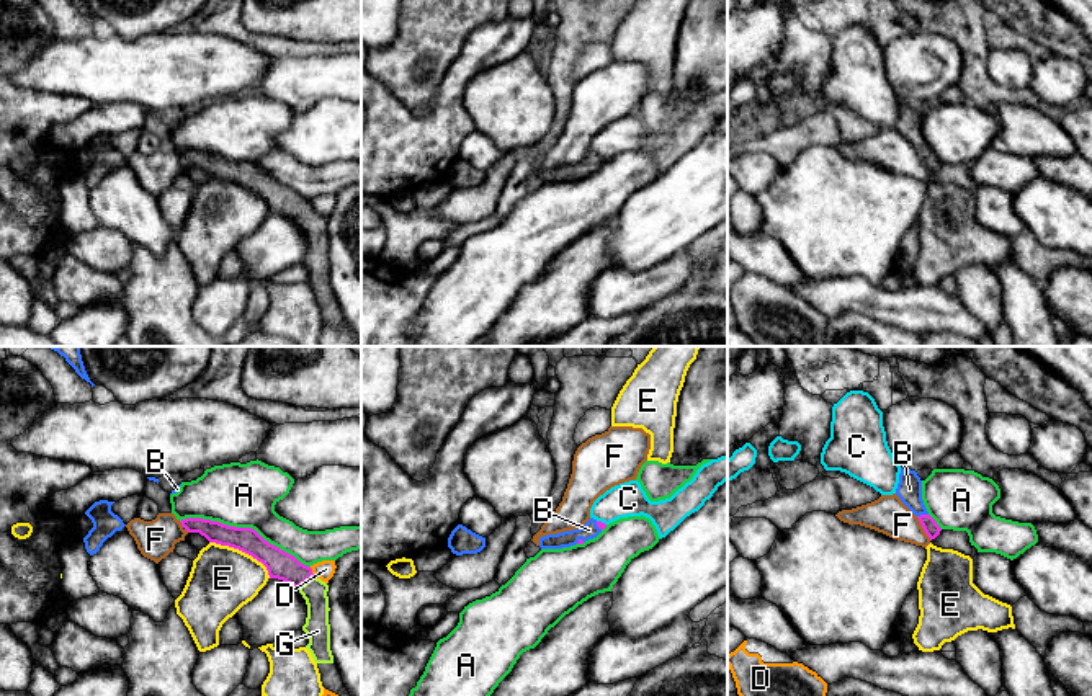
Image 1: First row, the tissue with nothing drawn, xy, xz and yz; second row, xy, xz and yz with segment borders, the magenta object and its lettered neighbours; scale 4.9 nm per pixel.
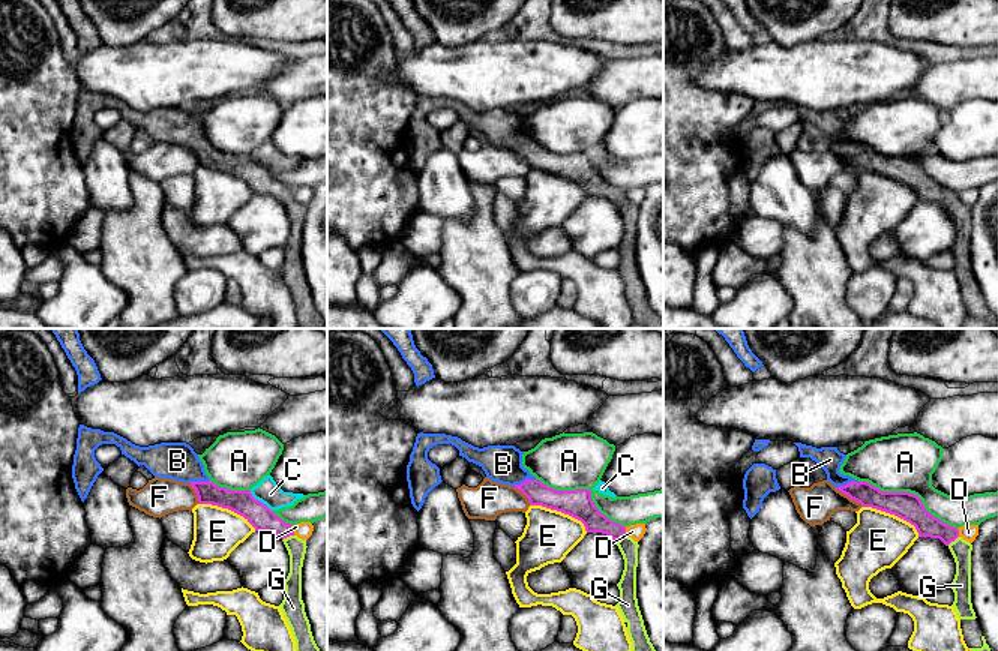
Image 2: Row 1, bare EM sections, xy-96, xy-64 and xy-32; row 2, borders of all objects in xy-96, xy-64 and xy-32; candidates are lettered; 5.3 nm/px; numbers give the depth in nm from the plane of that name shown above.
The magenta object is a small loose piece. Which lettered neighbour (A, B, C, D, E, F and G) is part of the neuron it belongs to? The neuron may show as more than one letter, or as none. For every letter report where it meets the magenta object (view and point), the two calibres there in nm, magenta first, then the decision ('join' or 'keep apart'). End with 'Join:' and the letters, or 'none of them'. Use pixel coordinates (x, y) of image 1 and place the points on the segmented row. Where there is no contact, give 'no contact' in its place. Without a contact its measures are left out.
A: xy (246, 528) | 140/320 nm | keep apart
B: yz (922, 515) | 80/130 nm | join
C: xz (600, 522) | 40/170 nm | keep apart
D: xy (311, 572) | 140/90 nm | keep apart
E: xy (242, 551) | 140/320 nm | keep apart
F: yz (922, 526) | 80/190 nm | keep apart
G: xy (304, 582) | 140/120 nm | join
Join: B, G

